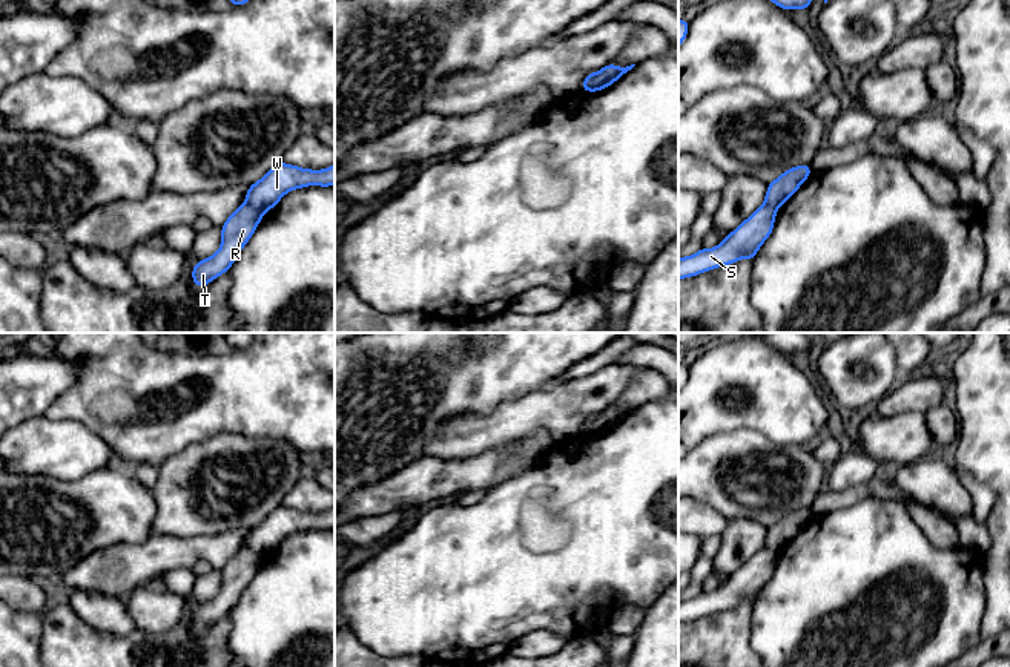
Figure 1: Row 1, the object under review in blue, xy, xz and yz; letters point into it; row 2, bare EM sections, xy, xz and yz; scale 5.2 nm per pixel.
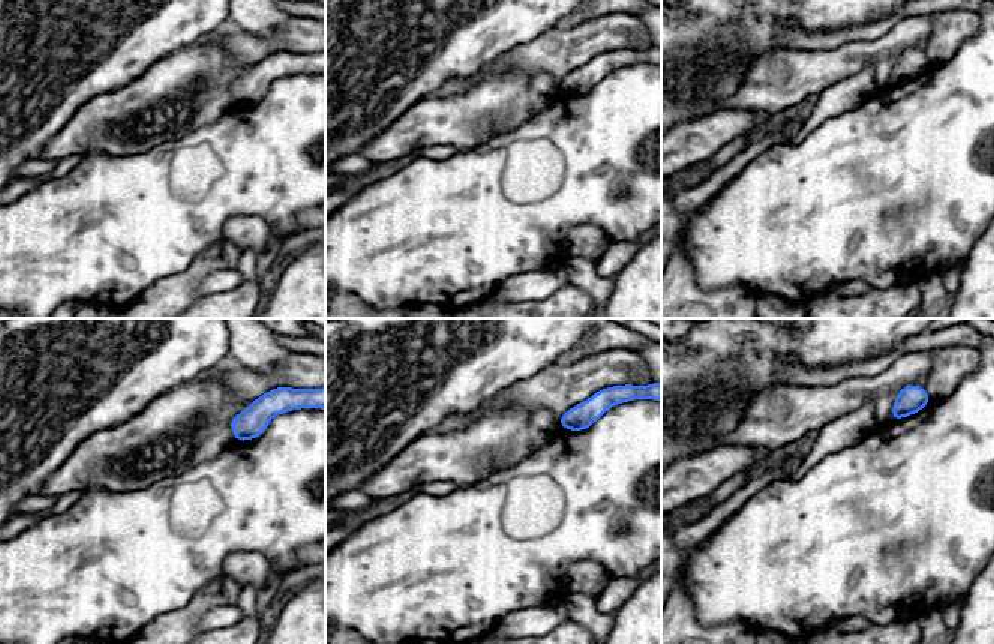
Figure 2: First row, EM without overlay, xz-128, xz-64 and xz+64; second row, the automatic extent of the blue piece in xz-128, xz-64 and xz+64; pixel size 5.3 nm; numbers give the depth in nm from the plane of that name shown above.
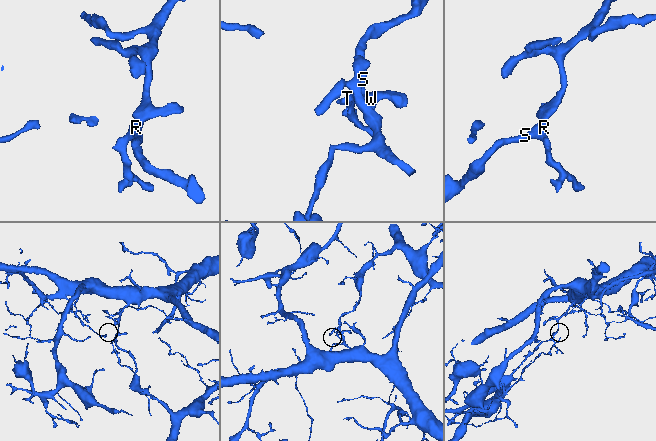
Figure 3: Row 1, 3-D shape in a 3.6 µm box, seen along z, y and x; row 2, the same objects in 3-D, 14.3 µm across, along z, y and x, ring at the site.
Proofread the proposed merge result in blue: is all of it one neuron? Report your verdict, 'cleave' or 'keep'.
cleave

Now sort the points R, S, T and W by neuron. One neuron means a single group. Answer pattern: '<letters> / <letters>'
R S T / W

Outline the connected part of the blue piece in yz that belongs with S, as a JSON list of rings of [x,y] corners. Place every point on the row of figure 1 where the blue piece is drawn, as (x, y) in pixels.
[[[763,204],[726,235],[717,247],[701,247],[691,256],[678,258],[678,279],[735,264],[743,258],[752,262],[760,247],[772,235],[775,218],[777,210]]]

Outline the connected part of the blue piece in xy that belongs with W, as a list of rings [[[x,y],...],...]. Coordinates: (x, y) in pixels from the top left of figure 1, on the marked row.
[[[281,161],[259,181],[249,186],[244,204],[266,213],[272,210],[287,192],[309,186],[335,186],[335,164],[327,169],[312,170]]]

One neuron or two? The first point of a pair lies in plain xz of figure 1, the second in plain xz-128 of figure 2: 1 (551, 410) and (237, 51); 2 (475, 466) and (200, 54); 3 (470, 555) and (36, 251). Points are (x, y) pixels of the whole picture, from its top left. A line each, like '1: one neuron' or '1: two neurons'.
1: one neuron
2: one neuron
3: one neuron

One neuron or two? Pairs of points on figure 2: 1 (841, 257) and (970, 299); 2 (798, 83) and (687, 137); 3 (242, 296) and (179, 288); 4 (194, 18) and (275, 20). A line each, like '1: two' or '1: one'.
1: two
2: two
3: two
4: two

